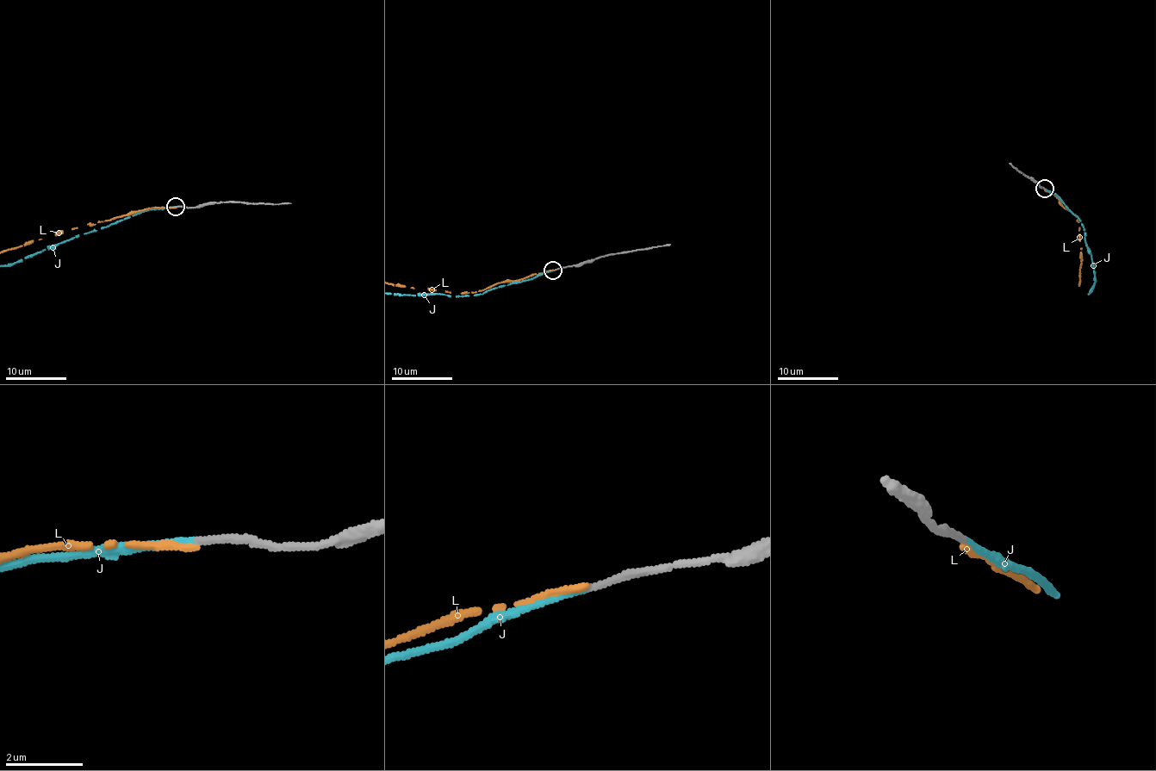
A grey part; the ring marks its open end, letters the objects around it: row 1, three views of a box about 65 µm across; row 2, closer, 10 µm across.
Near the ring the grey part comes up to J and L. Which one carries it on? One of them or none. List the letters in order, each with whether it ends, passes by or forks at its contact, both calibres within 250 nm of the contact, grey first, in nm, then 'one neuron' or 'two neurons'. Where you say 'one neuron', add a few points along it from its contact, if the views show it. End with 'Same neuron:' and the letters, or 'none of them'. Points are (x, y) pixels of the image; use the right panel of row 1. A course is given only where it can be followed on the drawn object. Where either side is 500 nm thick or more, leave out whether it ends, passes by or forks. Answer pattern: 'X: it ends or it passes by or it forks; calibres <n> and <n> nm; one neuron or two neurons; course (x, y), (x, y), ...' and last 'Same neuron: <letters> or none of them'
J: it ends; calibres 170 and 160 nm; one neuron
L: it ends; calibres 180 and 170 nm; two neurons
Same neuron: J

